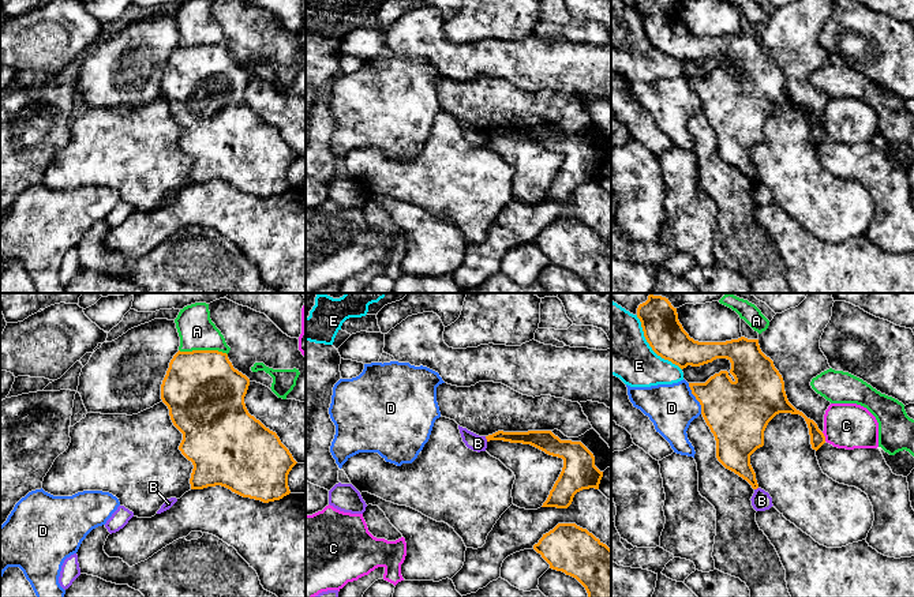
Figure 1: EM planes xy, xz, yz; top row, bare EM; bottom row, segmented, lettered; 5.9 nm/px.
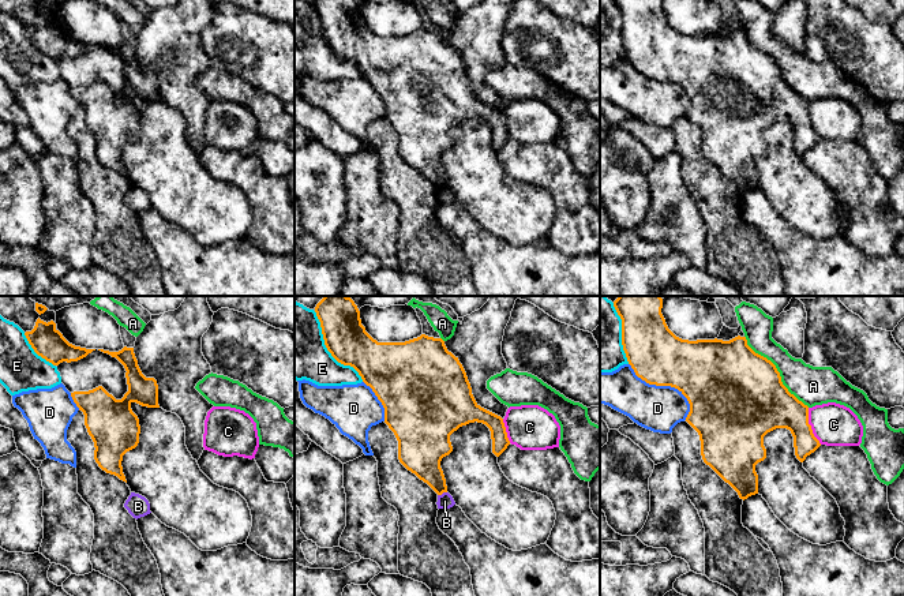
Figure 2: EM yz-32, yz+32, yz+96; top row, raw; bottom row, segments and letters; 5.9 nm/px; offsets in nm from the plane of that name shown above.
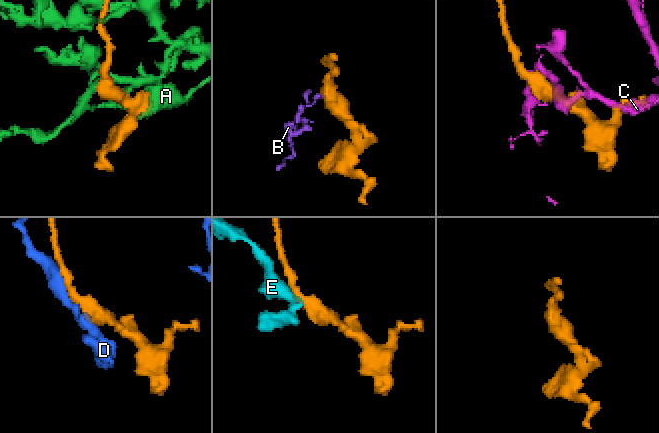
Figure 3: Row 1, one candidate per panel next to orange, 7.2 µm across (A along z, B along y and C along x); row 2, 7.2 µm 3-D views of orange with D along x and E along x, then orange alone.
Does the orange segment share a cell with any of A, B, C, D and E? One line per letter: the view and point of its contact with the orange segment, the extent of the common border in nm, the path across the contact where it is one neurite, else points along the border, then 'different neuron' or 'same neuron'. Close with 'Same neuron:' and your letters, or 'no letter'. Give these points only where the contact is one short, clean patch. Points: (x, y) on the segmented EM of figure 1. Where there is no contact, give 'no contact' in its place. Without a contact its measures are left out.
A: contact xy (203, 350); length 280 nm; different neuron
B: contact xz (486, 438); length 40 nm; border xz (484, 436), (487, 440); different neuron
C: contact yz (824, 436); length 60 nm; different neuron
D: contact yz (696, 398); length 200 nm; different neuron
E: contact yz (650, 345); length 420 nm; different neuron
Same neuron: no letter

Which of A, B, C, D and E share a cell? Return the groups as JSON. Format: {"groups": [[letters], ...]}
{"groups": [["A"], ["B"], ["C"], ["D"], ["E"]]}

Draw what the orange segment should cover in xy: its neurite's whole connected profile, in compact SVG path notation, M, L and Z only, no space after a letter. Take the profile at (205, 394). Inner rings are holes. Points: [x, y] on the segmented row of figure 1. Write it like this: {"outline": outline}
{"outline": "M218 350L177 352L161 384L161 399L183 433L181 454L192 462L191 489L221 485L263 503L289 495L288 474L297 463L276 432L251 416L244 397L250 379Z"}

